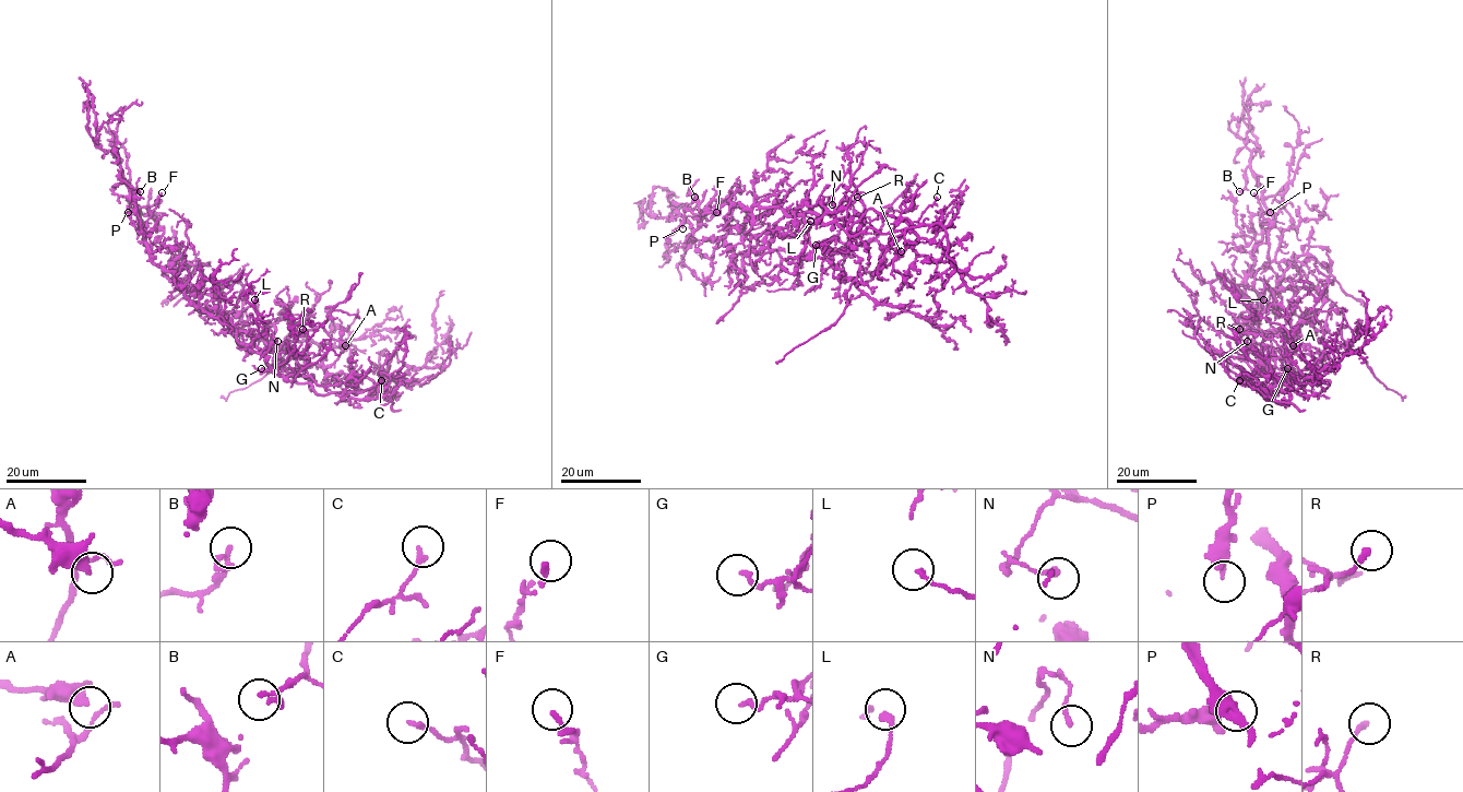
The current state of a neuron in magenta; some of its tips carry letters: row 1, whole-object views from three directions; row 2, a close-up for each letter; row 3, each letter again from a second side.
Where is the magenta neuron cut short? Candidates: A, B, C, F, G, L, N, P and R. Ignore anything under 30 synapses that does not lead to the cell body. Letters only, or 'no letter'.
no letter

